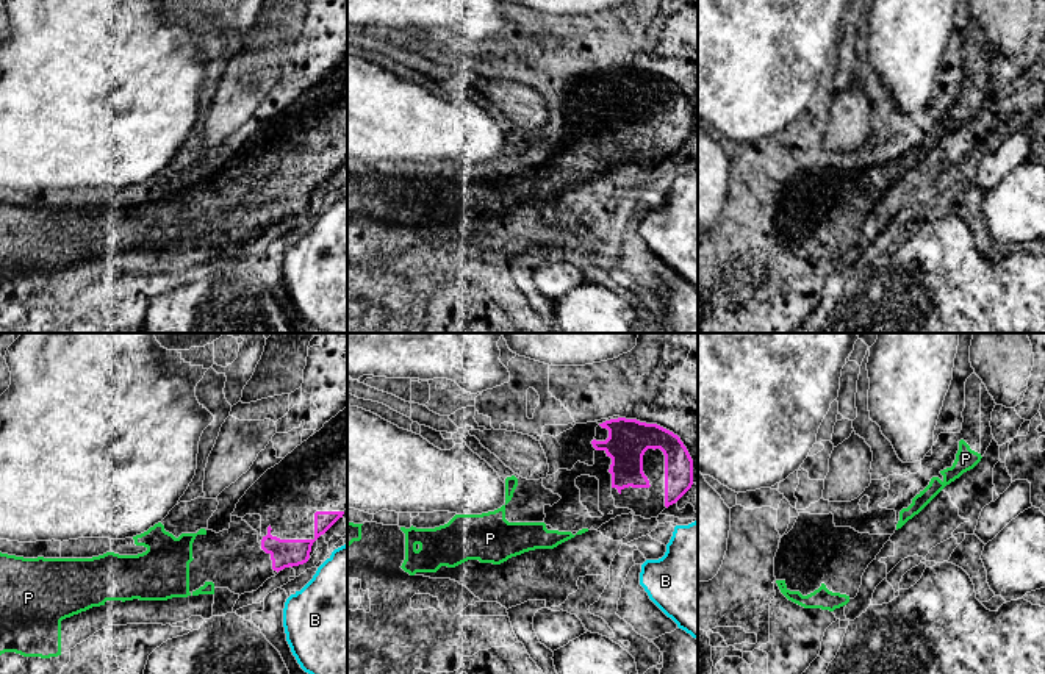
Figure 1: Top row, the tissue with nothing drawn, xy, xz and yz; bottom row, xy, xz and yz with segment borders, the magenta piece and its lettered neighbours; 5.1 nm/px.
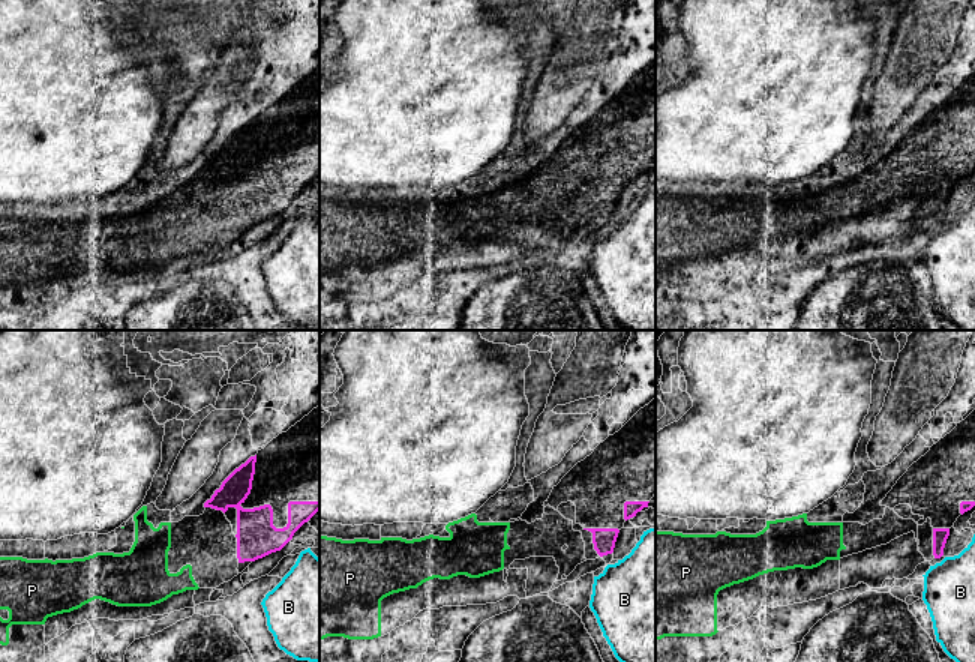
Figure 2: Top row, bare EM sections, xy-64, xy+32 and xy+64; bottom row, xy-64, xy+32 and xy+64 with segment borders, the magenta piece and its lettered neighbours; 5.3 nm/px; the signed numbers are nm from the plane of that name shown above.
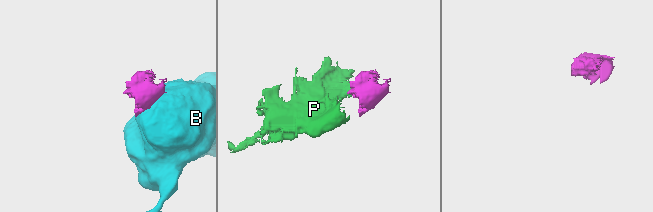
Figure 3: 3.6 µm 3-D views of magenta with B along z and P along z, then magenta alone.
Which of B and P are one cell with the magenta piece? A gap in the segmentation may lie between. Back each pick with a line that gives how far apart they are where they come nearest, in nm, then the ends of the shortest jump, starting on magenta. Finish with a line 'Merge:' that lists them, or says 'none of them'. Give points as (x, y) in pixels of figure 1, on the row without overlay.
P: 240 nm apart; from magenta across xz (620, 143), (587, 179)
Merge: P

